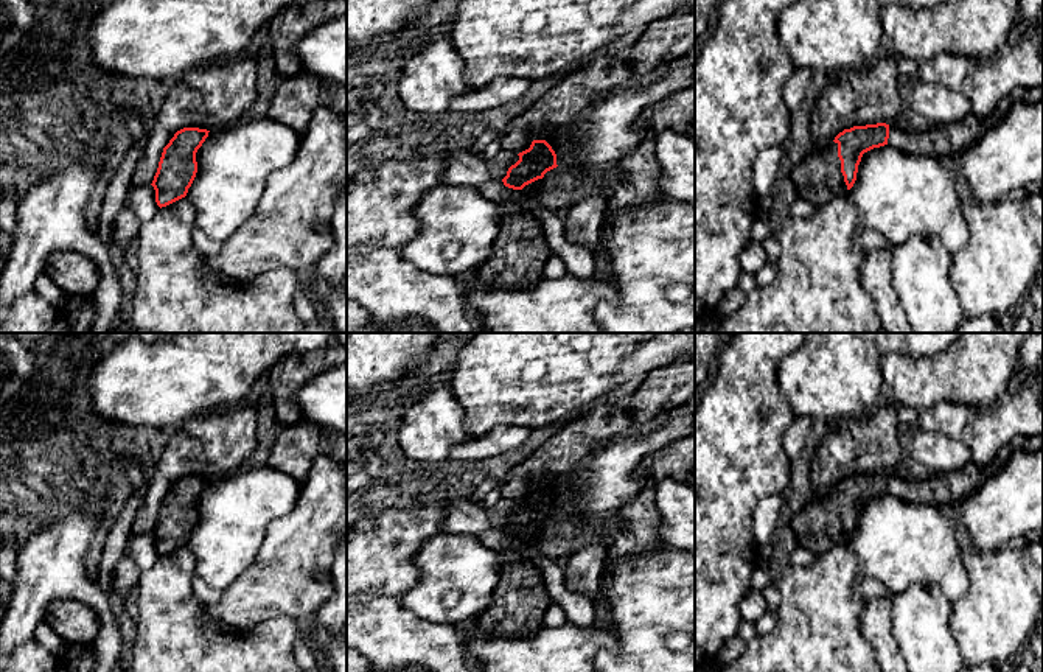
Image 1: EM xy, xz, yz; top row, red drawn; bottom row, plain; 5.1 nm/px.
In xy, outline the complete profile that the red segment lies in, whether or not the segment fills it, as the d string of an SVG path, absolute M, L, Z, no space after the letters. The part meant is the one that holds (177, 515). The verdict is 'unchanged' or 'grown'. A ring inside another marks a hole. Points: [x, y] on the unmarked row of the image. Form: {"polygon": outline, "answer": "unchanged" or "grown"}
{"polygon": "M183 476L163 496L151 532L160 557L187 544L197 521L196 501L208 485L208 481L199 476Z", "answer": "unchanged"}

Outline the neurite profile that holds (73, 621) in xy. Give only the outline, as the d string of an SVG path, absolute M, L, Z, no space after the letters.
M76 597L51 602L44 621L56 635L75 646L93 644L99 630L99 618L93 608Z

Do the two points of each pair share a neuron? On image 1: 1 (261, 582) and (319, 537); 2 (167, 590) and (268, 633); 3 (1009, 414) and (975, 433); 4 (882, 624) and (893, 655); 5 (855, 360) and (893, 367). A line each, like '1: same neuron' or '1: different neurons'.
1: same neuron
2: same neuron
3: same neuron
4: same neuron
5: different neurons

